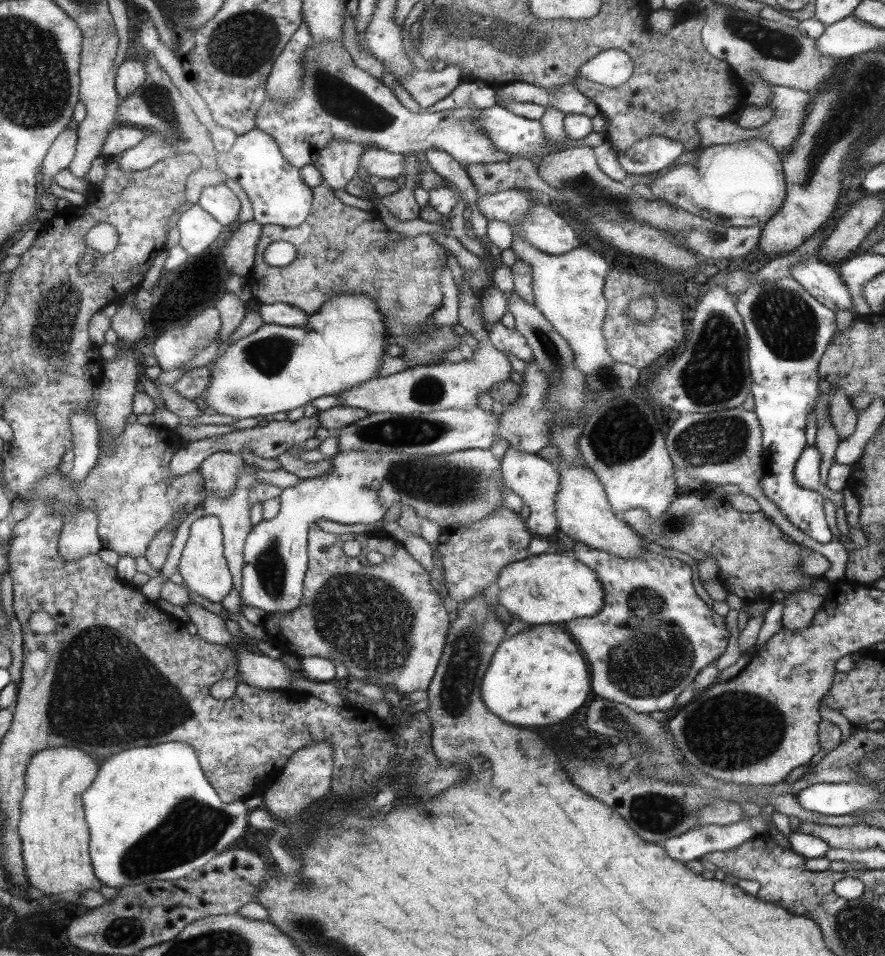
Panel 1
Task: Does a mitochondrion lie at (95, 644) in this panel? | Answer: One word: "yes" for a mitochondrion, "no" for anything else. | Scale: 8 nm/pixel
yes

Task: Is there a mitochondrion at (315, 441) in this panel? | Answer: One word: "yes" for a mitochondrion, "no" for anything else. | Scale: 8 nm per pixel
no

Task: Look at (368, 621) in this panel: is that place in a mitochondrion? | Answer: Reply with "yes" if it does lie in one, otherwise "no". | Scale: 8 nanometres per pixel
yes

